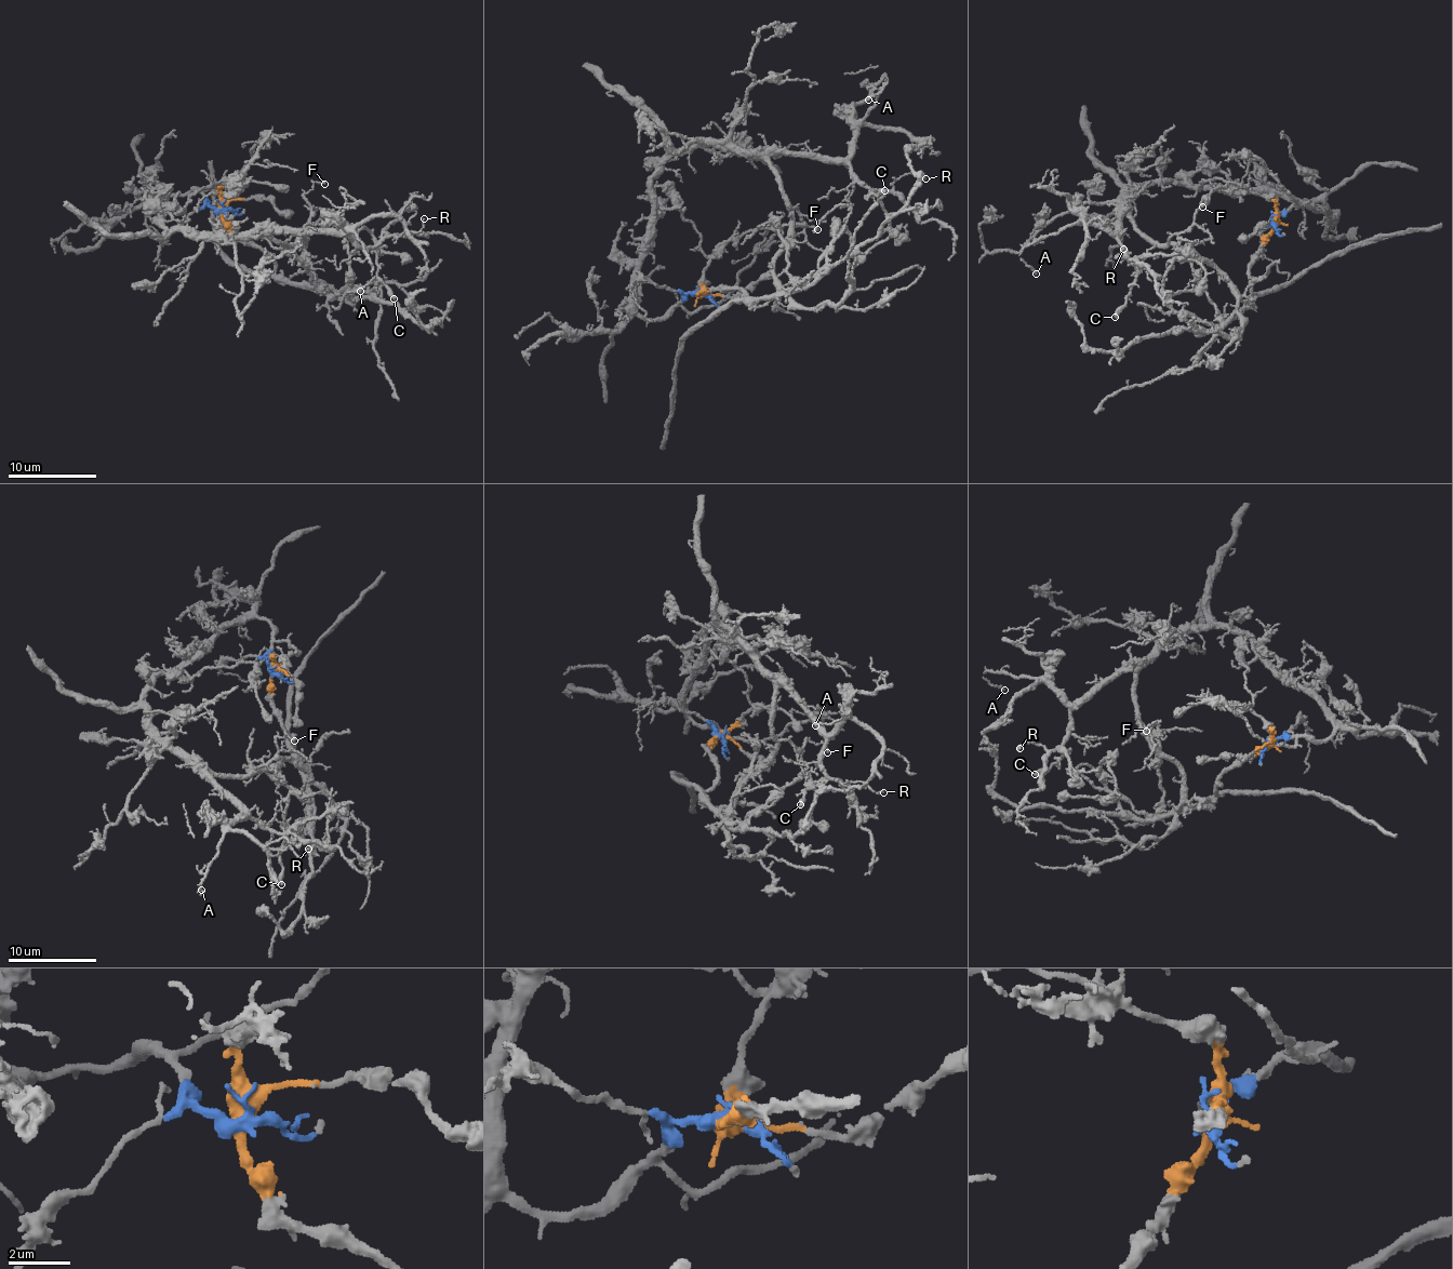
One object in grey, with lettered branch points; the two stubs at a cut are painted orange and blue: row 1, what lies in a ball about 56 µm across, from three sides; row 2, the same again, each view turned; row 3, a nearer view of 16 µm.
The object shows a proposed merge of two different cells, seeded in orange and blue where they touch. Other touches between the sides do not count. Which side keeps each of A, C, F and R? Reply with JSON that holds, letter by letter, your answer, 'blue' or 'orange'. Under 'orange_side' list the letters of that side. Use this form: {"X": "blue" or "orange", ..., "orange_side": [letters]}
{"A": "blue", "C": "blue", "F": "blue", "R": "blue", "orange_side": []}

